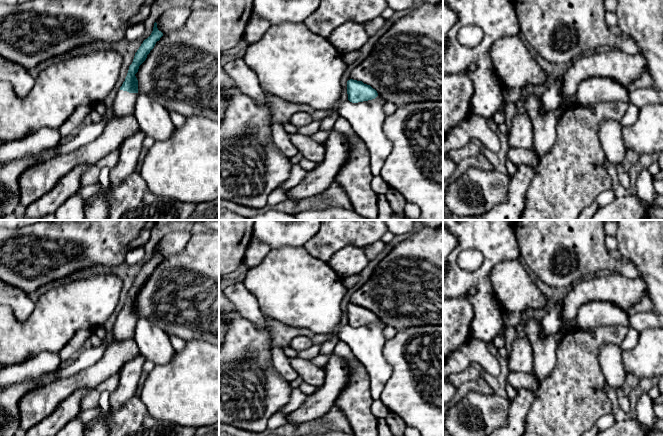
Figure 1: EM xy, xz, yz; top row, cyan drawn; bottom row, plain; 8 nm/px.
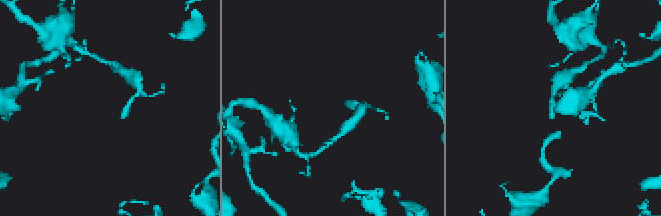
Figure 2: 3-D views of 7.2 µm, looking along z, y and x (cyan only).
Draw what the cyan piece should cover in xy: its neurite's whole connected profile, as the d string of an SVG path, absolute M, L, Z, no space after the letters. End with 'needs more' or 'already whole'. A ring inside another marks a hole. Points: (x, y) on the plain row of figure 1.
M154 247L151 259L143 265L137 276L135 277L132 288L125 305L118 315L113 325L114 341L125 341L134 338L134 329L138 321L138 304L135 298L138 296L139 290L146 284L147 279L154 272L157 265L163 260L158 254L157 247Z; needs more

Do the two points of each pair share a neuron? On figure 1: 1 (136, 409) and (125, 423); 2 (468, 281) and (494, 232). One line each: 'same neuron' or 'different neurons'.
1: same neuron
2: same neuron

